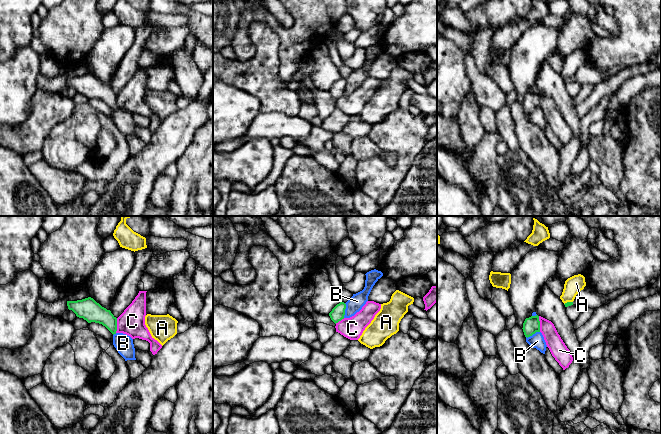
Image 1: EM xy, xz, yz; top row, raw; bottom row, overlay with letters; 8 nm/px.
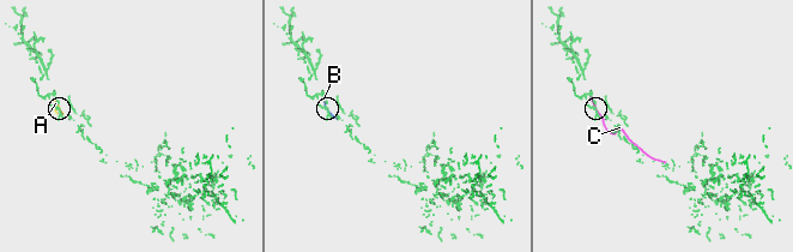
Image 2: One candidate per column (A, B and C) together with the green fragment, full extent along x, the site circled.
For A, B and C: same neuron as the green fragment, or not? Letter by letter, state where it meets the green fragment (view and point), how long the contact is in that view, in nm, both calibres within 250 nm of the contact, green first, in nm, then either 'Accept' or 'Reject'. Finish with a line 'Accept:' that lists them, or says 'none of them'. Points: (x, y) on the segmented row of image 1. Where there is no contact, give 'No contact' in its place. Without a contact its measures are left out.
A: Touches green at yz (568, 302). Shared border 80 nm. Thickness 40 nm (green) against 140 nm. Reject
B: Touches green at xz (344, 310). Shared border 120 nm. Thickness 110 nm (green) against 120 nm. Reject
C: Touches green at yz (539, 324). Shared border 130 nm. Thickness 140 nm (green) against 140 nm. Reject
Accept: none of them

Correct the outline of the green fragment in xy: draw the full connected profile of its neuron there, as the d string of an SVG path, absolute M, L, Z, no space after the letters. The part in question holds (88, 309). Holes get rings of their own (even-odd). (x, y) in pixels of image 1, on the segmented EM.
M88 297L77 301L67 301L69 310L77 317L83 318L88 323L95 322L105 326L113 335L117 331L117 318L110 310L102 307L93 298Z

